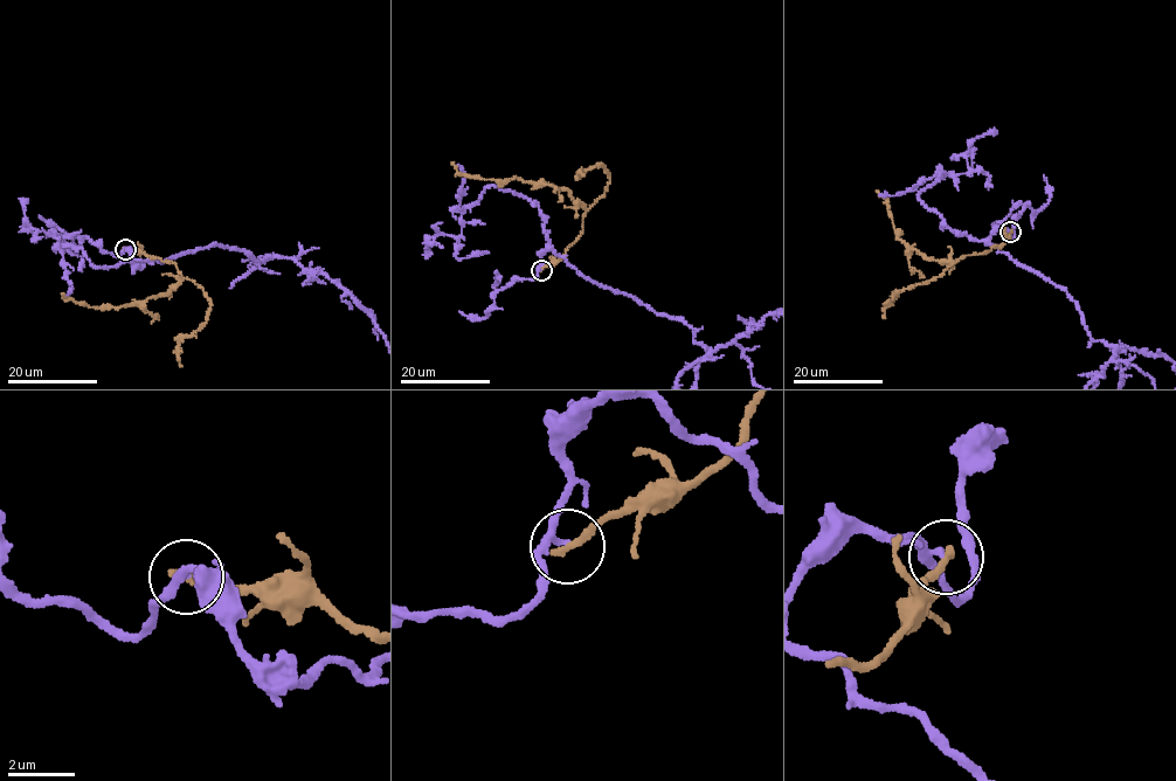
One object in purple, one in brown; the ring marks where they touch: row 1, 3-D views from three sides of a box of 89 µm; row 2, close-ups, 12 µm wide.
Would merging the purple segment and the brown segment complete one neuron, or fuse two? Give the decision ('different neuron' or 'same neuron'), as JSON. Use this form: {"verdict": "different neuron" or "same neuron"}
{"verdict": "different neuron"}

